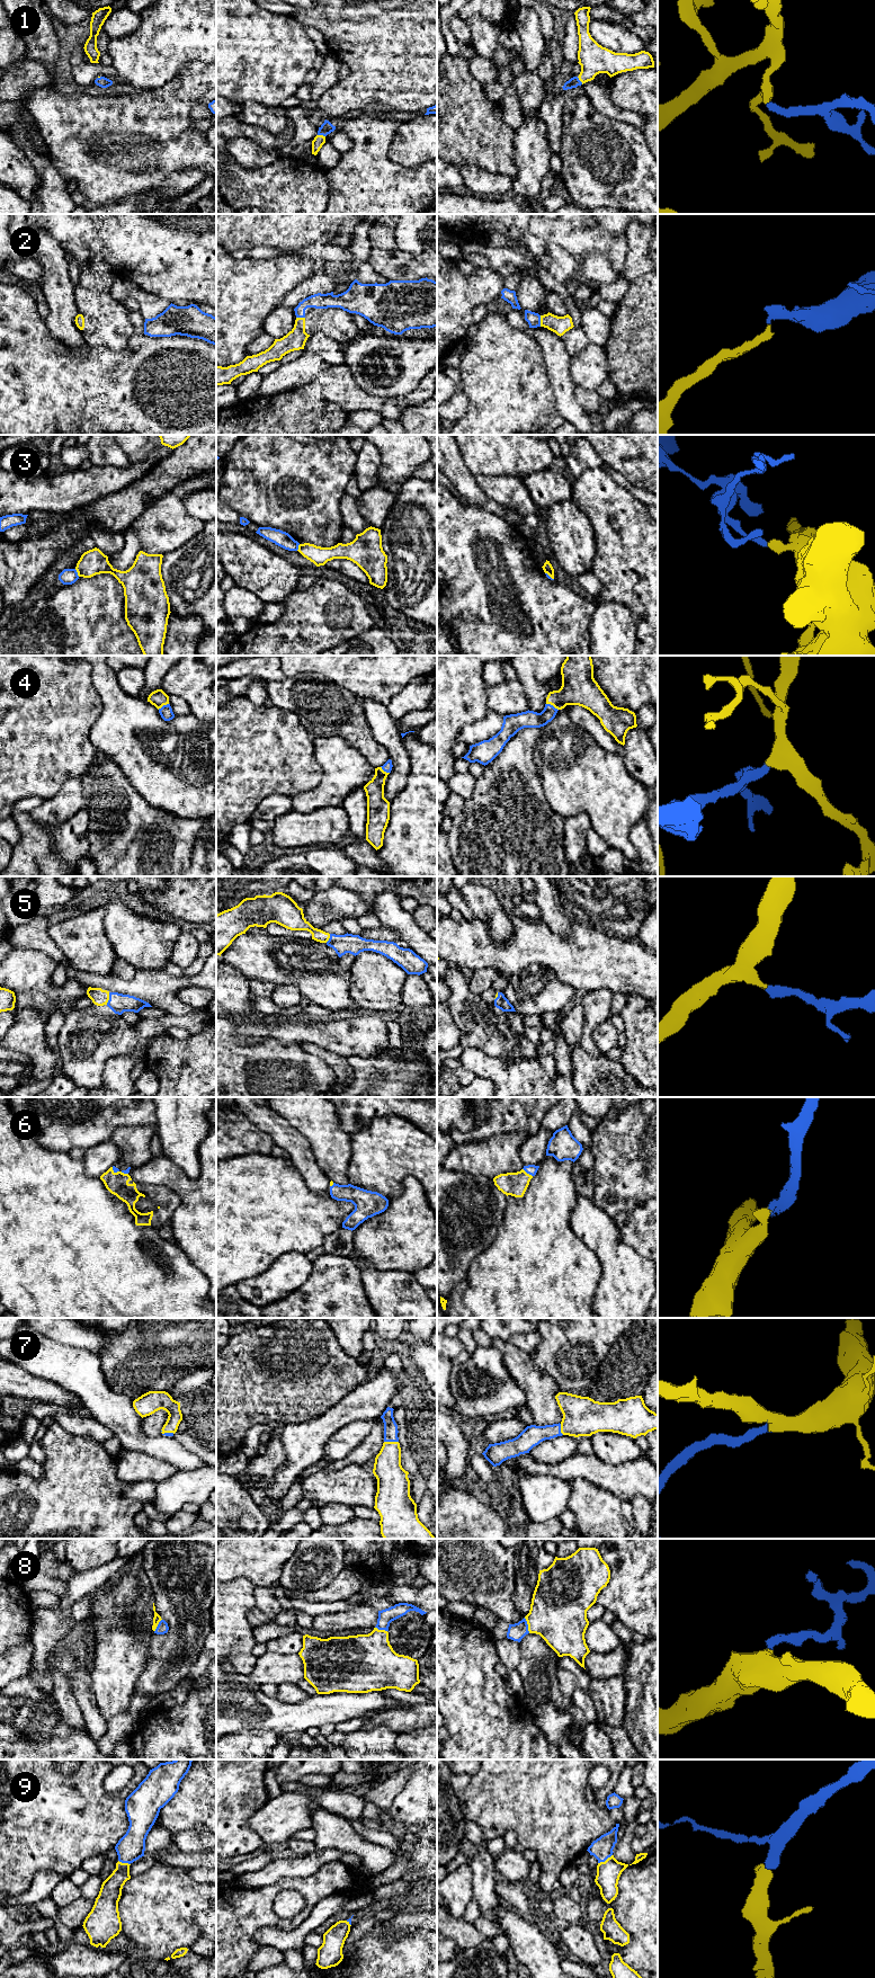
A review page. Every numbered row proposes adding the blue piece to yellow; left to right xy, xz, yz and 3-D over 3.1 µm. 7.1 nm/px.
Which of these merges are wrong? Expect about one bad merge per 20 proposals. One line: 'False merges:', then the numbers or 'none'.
False merges: 3

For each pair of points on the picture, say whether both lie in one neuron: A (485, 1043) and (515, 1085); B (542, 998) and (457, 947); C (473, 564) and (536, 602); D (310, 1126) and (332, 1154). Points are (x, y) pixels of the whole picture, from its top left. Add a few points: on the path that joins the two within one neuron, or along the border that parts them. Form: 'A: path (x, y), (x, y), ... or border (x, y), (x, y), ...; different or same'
A: border (470, 1047), (478, 1048), (493, 1057), (521, 1057); different
B: border (527, 968), (512, 973), (508, 978); different
C: path (488, 579), (501, 591), (520, 593); same
D: path (317, 1133), (330, 1147); same

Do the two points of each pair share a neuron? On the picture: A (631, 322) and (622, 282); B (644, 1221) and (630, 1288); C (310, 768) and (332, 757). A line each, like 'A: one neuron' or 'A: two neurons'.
A: two neurons
B: two neurons
C: two neurons

